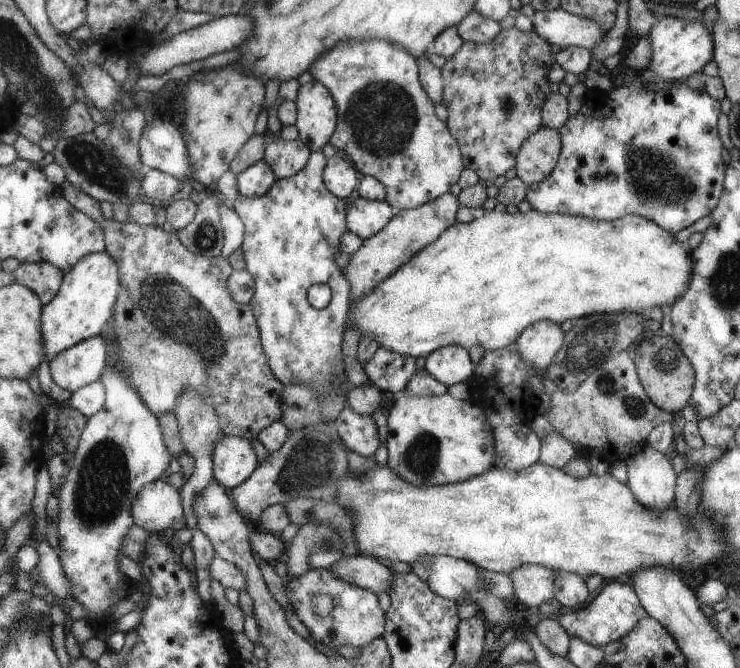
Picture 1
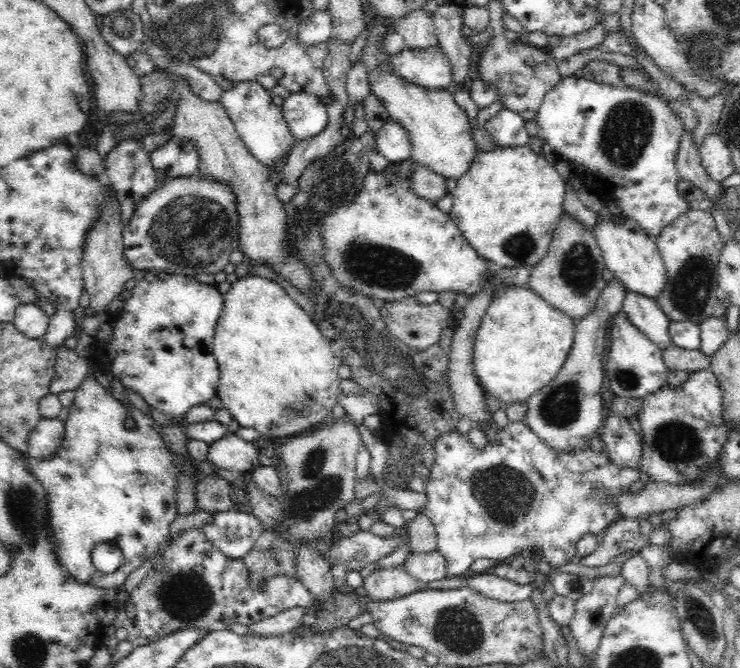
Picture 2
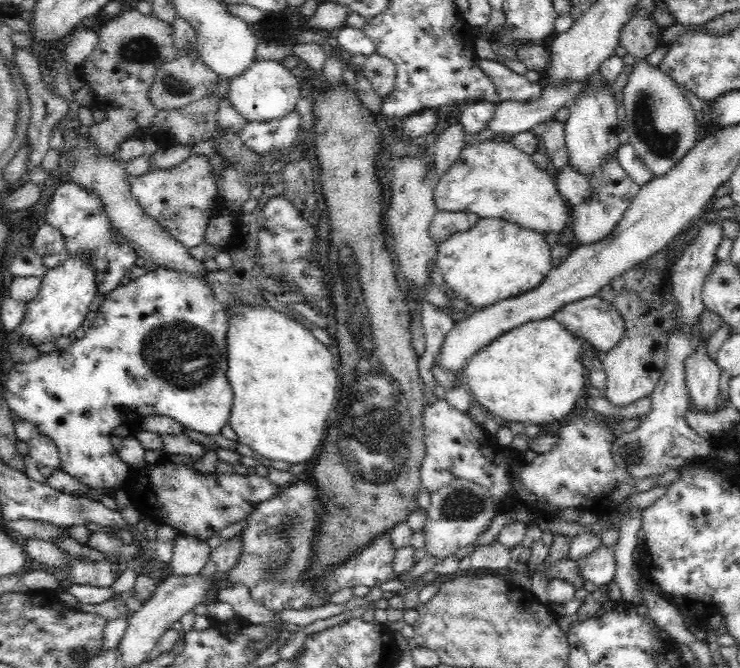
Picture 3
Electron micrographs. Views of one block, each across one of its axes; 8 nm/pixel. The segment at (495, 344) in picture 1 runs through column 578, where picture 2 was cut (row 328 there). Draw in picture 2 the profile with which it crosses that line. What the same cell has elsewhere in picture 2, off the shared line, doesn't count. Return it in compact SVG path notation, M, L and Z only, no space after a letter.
M249 275L238 278L231 284L229 291L223 294L224 304L222 314L219 316L213 340L213 355L216 357L220 367L220 380L218 384L217 397L222 400L224 409L230 413L232 419L236 420L241 428L253 428L264 437L298 437L310 434L315 430L322 429L334 418L334 406L342 404L342 372L338 368L342 366L342 361L333 355L330 345L322 338L322 333L318 330L310 316L280 287L276 282L260 277L259 275Z

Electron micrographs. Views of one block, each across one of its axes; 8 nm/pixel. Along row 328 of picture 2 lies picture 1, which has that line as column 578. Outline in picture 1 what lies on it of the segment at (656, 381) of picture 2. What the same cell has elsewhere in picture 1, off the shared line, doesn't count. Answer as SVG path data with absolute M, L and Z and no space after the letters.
M614 580L607 582L585 608L565 612L562 615L556 614L555 620L570 637L579 638L586 645L603 648L629 633L645 616L647 616L646 611L634 587Z

